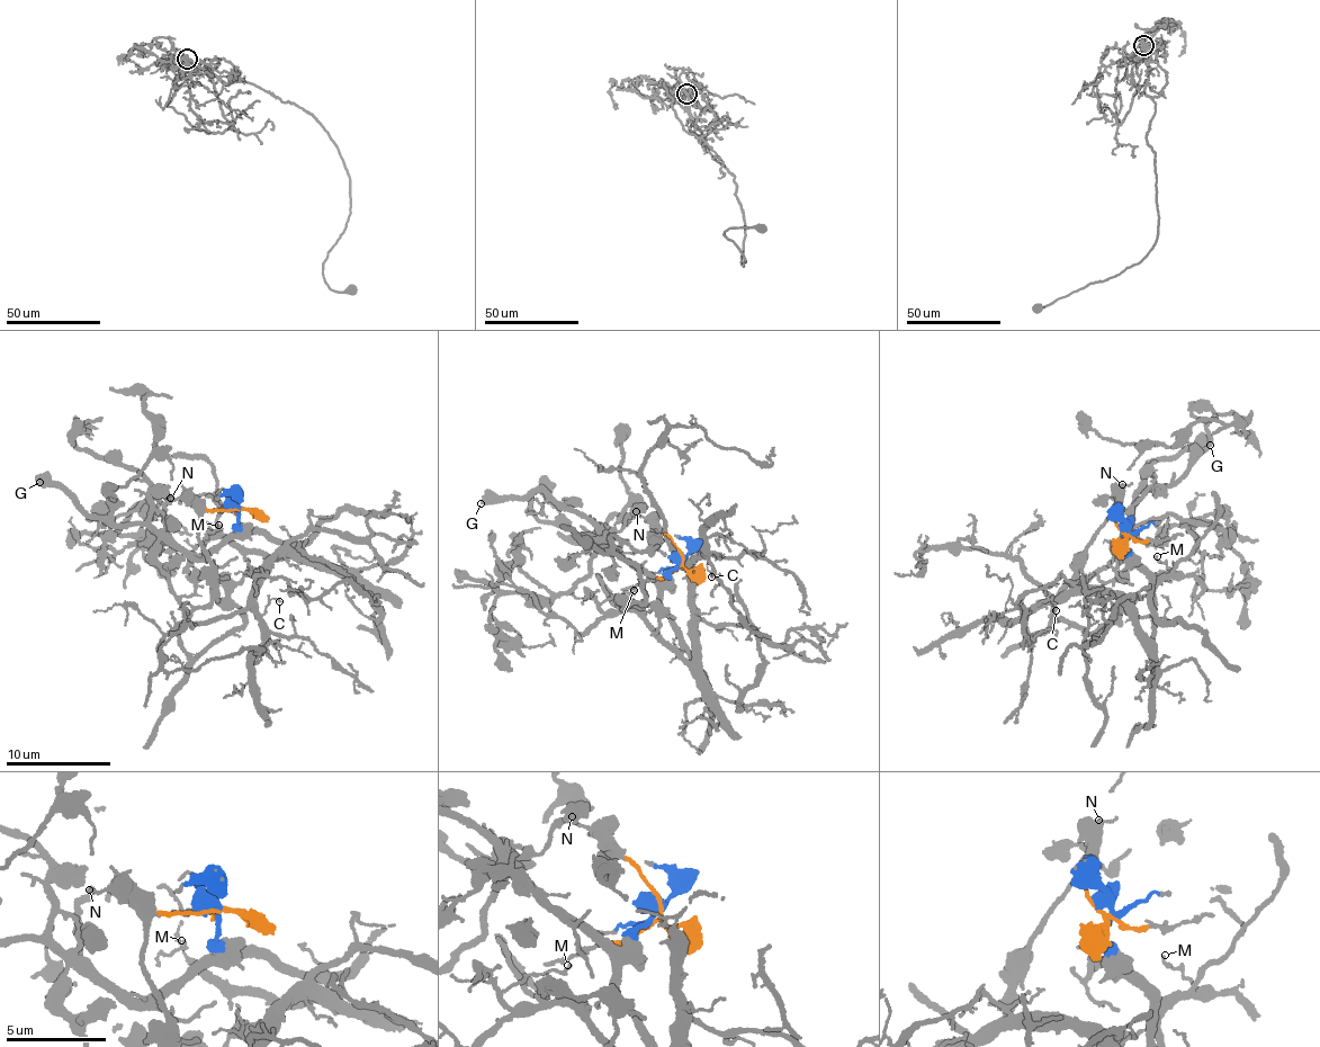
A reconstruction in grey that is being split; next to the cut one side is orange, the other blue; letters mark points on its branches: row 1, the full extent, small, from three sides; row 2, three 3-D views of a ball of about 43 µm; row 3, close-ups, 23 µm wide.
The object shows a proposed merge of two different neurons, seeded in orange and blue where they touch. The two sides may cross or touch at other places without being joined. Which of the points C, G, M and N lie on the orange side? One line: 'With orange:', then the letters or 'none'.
With orange: N

